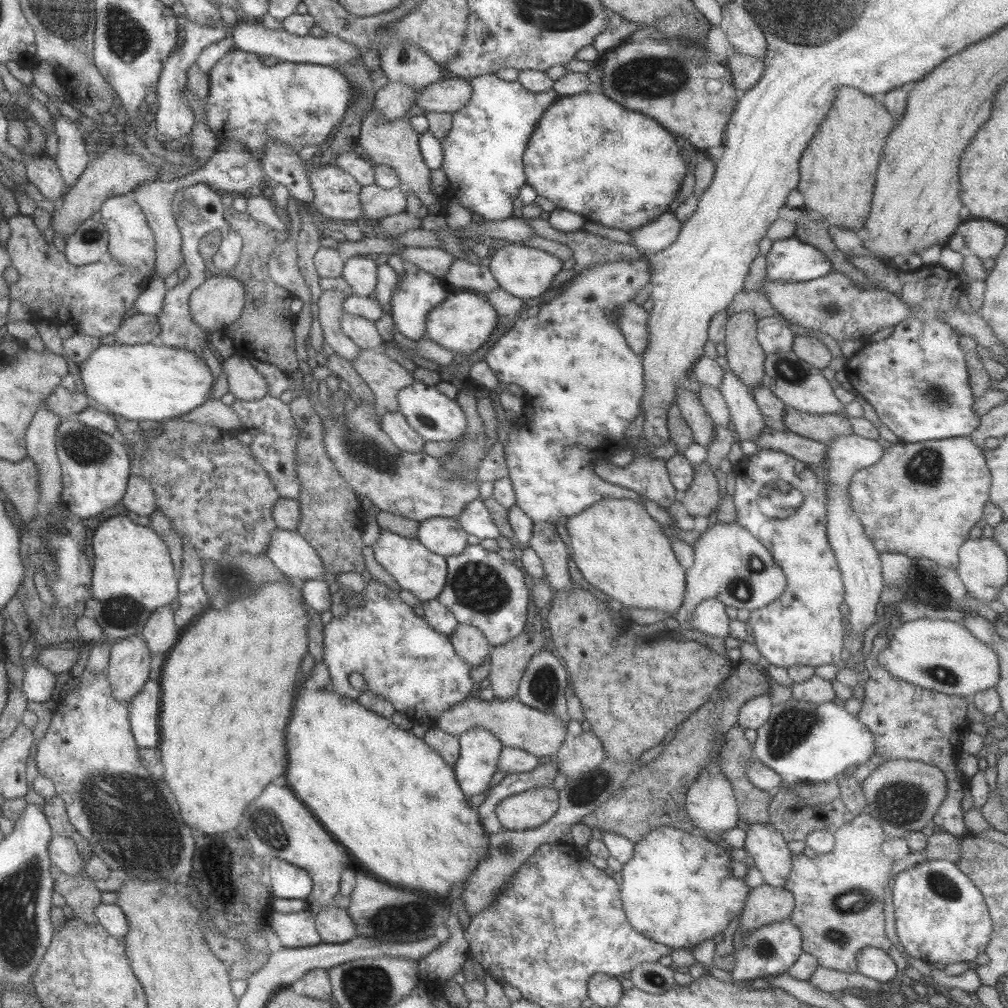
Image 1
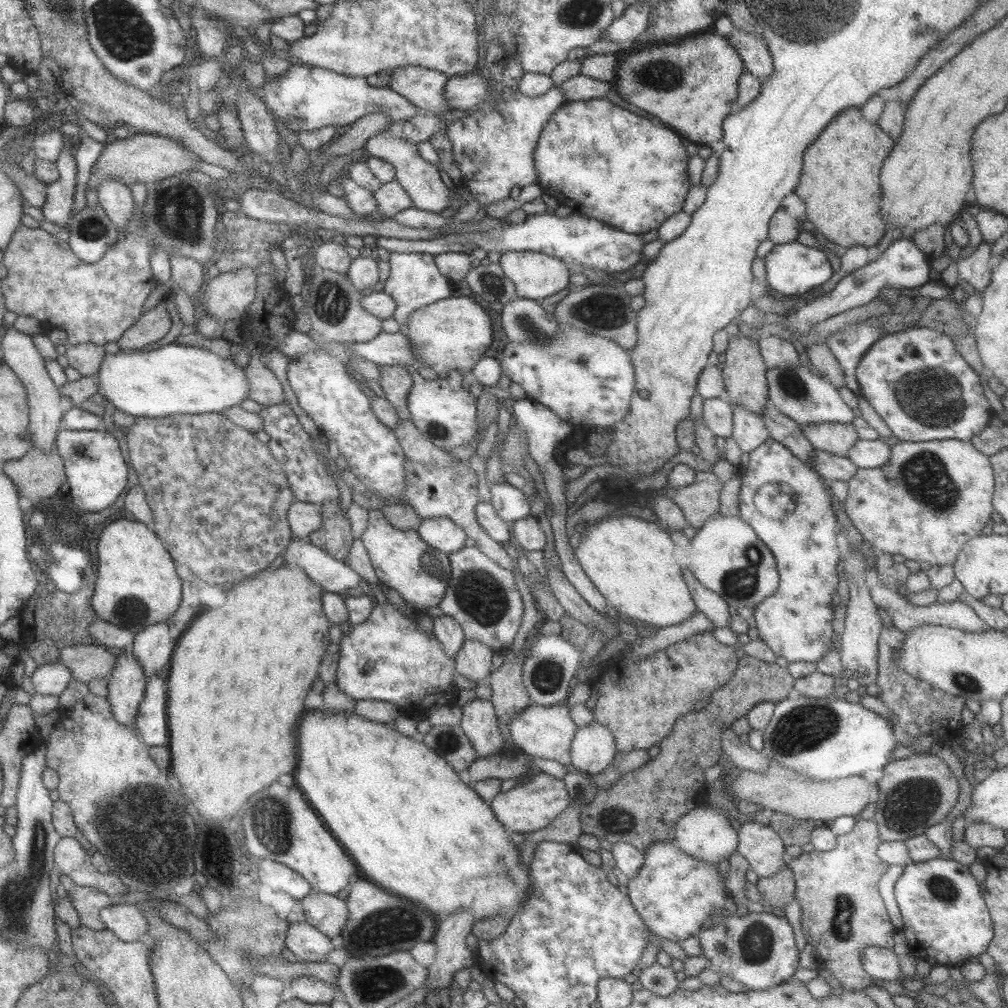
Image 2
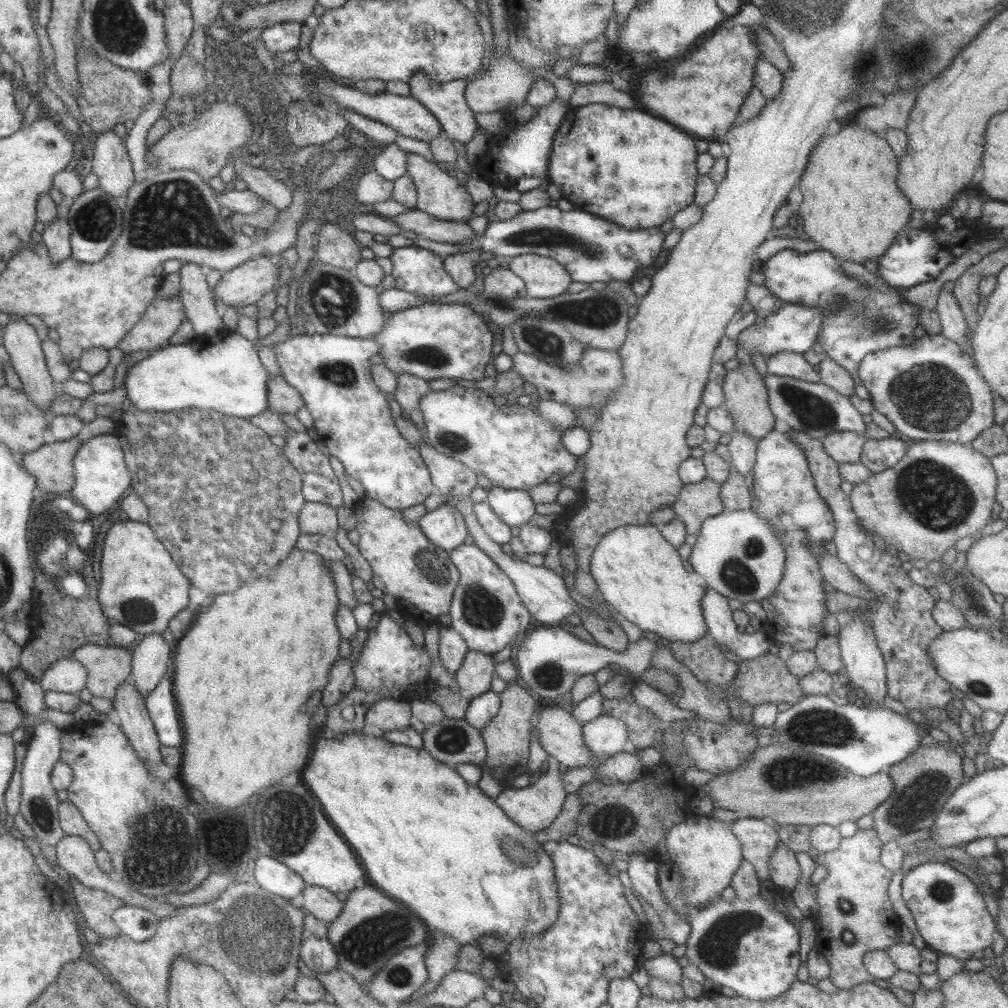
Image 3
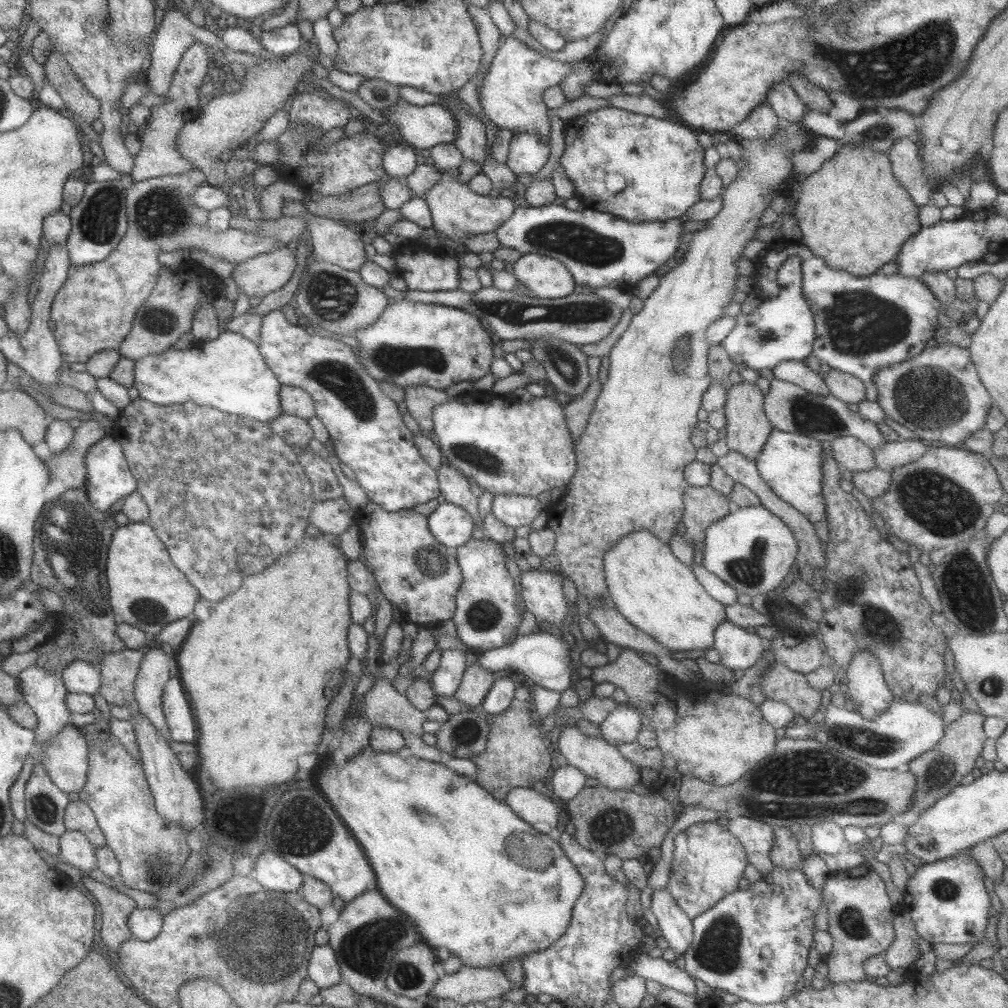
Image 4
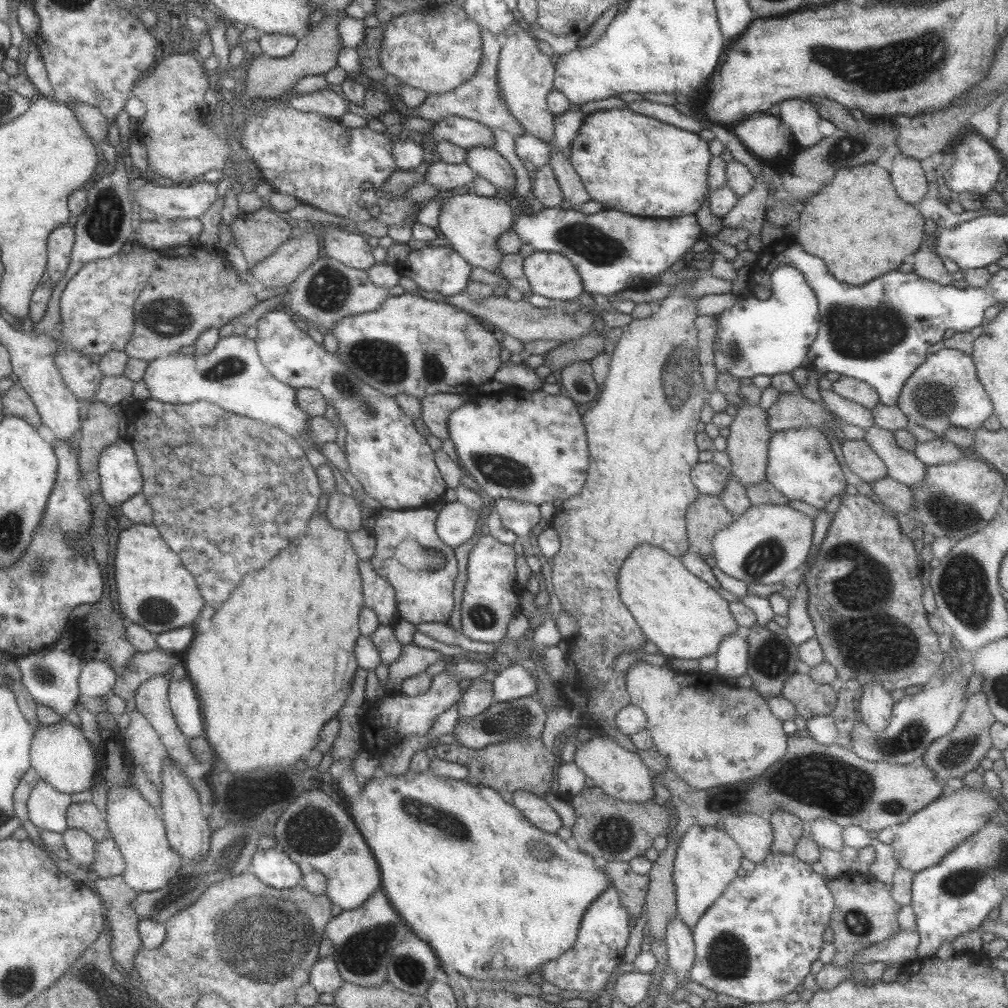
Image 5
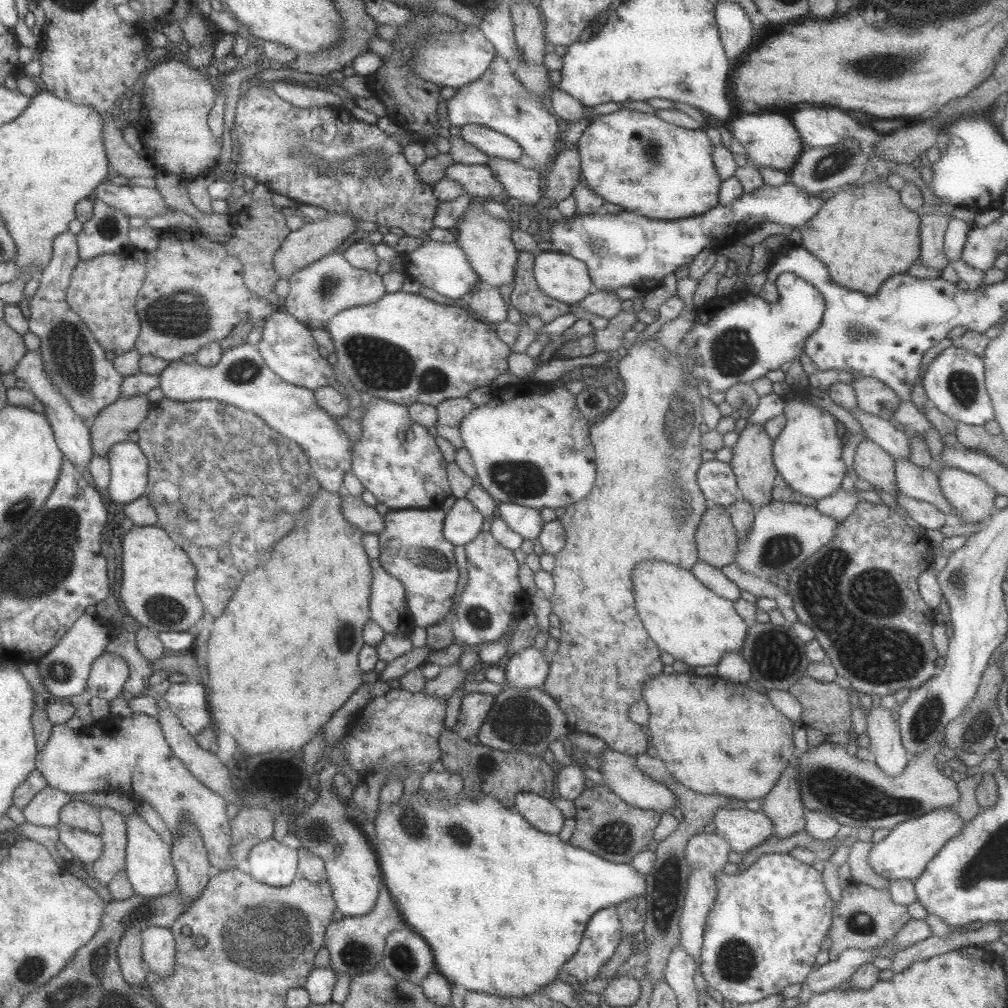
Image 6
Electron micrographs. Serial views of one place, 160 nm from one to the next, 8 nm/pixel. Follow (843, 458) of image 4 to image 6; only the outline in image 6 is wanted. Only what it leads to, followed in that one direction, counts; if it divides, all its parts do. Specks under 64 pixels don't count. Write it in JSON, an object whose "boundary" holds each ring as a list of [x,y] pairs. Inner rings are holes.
{"boundary":[[[865,438],[858,444],[851,472],[856,478],[864,478],[874,487],[879,487],[892,496],[899,490],[895,458],[870,439]]]}

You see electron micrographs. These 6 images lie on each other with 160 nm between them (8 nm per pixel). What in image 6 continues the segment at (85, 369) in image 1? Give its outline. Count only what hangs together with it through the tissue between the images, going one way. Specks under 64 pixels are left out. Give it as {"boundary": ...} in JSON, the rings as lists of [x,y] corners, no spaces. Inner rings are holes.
{"boundary":[[[249,342],[223,350],[215,365],[201,365],[198,361],[188,364],[182,359],[169,361],[159,374],[159,387],[169,400],[218,400],[258,414],[268,426],[294,440],[306,451],[321,488],[332,494],[343,491],[344,473],[352,466],[354,442],[347,439],[334,417],[316,402],[314,391],[282,380],[268,368],[257,347]]]}

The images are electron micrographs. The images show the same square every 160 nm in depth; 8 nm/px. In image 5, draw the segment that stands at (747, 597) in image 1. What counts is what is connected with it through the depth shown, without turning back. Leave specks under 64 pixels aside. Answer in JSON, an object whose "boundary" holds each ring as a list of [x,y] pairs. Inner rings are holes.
{"boundary":[[[762,504],[752,505],[741,515],[737,516],[728,526],[718,529],[715,532],[712,546],[713,557],[716,566],[736,580],[743,580],[746,585],[753,584],[776,584],[776,582],[786,582],[789,574],[801,565],[810,554],[812,534],[814,532],[814,519],[800,513],[789,505]]]}

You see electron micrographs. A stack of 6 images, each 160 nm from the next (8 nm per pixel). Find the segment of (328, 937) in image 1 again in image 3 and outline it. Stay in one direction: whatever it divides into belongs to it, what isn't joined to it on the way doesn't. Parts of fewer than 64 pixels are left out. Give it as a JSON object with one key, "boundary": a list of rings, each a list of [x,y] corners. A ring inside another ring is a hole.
{"boundary":[[[314,884],[304,887],[302,898],[306,914],[315,916],[323,922],[334,922],[344,906],[344,902],[340,901],[333,892]]]}

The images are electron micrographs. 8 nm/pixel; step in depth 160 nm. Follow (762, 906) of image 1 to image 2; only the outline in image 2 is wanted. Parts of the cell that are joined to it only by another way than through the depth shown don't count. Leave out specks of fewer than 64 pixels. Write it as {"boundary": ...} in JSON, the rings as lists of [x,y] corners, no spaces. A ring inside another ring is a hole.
{"boundary":[[[785,861],[785,867],[782,868],[782,871],[774,876],[767,878],[761,878],[756,883],[756,886],[759,888],[761,894],[764,896],[761,900],[761,904],[766,908],[782,908],[792,902],[795,898],[795,879],[794,873],[790,871],[790,868],[787,867],[787,861]]]}

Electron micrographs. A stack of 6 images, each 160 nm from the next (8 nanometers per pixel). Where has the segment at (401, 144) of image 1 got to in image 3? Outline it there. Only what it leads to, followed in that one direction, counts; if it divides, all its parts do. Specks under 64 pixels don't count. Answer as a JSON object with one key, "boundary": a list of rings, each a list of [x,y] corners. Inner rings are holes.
{"boundary":[[[408,153],[408,156],[406,156],[406,168],[406,175],[414,181],[415,188],[418,192],[417,205],[415,206],[416,209],[427,212],[440,220],[468,222],[470,218],[475,216],[472,212],[475,207],[473,205],[473,197],[470,196],[465,186],[460,186],[450,168],[429,162],[426,158],[413,153]]]}

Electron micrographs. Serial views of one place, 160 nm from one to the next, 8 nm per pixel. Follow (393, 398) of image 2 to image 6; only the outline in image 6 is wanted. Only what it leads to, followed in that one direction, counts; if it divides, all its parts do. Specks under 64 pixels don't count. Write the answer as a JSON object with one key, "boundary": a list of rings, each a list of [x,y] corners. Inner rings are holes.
{"boundary":[[[465,398],[448,399],[442,401],[436,406],[437,419],[436,419],[436,432],[442,438],[446,438],[448,442],[451,442],[457,449],[464,446],[460,434],[460,423],[462,419],[474,410],[474,403]]]}

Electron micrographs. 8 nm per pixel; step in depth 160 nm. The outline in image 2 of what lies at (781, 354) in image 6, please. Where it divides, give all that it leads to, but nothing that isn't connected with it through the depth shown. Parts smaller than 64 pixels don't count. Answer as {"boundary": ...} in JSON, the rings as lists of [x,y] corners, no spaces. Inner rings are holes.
{"boundary":[[[902,237],[895,242],[892,242],[882,256],[878,256],[877,260],[868,263],[866,266],[852,271],[851,273],[842,275],[842,278],[835,284],[831,291],[826,291],[824,294],[810,300],[805,305],[797,307],[794,314],[784,313],[788,318],[785,319],[784,331],[780,333],[795,343],[796,336],[792,330],[801,332],[802,334],[810,333],[810,329],[822,320],[826,320],[831,316],[840,314],[845,310],[852,309],[857,306],[867,305],[871,300],[875,300],[882,288],[916,288],[920,287],[934,275],[934,270],[929,264],[930,260],[921,252],[912,238]]]}

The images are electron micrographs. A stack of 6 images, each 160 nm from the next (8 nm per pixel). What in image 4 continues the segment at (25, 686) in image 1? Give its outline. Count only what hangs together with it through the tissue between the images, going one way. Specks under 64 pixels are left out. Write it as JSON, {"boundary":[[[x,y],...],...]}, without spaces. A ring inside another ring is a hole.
{"boundary":[[[74,660],[62,670],[61,679],[68,692],[94,696],[100,688],[100,666]]]}

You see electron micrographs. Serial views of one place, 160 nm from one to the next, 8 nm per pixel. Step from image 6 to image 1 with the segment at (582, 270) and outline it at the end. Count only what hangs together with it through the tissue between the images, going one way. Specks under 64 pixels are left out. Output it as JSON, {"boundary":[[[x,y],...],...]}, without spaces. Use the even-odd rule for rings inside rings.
{"boundary":[[[506,243],[504,246],[501,244],[498,250],[494,251],[494,256],[488,261],[488,266],[500,288],[525,301],[528,298],[538,298],[548,290],[556,274],[563,270],[564,264],[560,258],[544,250],[530,248],[522,243]]]}

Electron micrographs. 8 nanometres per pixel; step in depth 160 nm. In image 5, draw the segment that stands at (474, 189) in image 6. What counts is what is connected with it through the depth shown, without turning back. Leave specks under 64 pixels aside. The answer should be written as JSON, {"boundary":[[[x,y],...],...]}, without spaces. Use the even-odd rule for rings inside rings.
{"boundary":[[[433,162],[428,165],[426,180],[424,183],[435,187],[438,191],[451,191],[455,188],[469,186],[472,188],[472,182],[476,178],[476,173],[466,165],[448,164],[446,162]]]}

